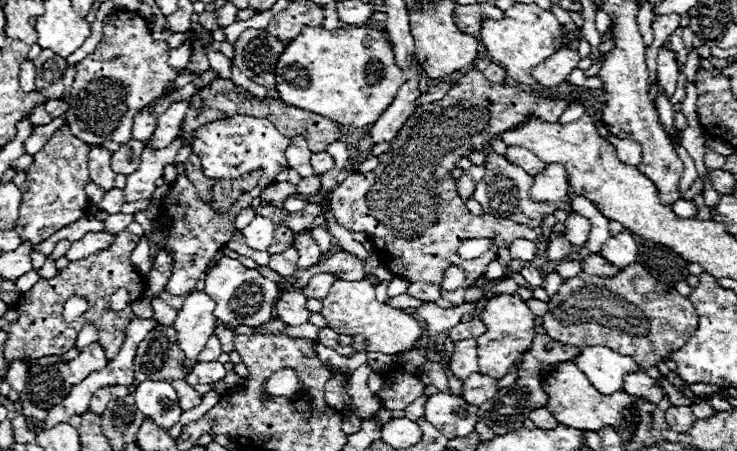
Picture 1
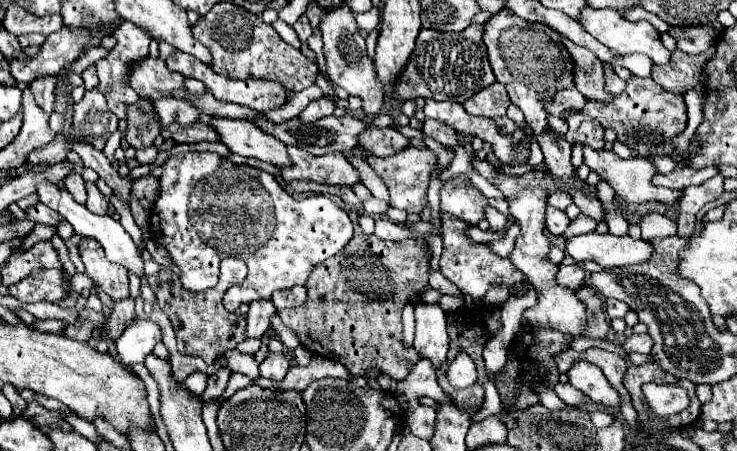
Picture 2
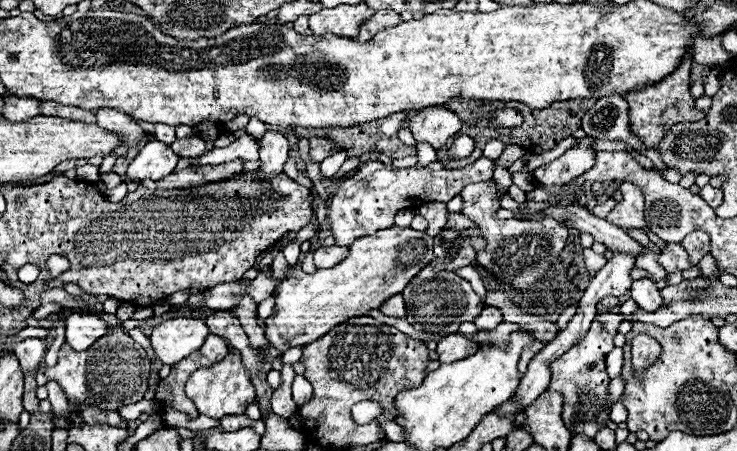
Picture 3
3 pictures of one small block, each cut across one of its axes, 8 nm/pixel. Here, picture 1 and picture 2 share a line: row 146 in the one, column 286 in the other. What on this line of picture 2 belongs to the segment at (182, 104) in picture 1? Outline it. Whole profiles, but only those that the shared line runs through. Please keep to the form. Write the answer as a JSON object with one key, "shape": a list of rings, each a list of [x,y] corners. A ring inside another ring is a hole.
{"shape":[[[212,118],[212,128],[220,136],[220,142],[226,144],[232,152],[240,156],[250,156],[258,160],[268,160],[274,166],[288,166],[286,144],[262,132],[250,120],[232,120],[232,118]]]}

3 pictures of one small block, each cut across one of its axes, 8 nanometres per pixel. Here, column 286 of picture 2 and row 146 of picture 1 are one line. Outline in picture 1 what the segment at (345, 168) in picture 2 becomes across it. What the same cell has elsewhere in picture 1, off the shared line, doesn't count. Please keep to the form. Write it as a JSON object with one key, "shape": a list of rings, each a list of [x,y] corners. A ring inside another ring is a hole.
{"shape":[[[184,136],[176,138],[168,148],[152,150],[144,148],[142,152],[142,164],[132,176],[128,176],[128,184],[124,188],[124,200],[126,202],[138,202],[138,200],[150,200],[156,190],[156,180],[162,176],[164,168],[168,164],[174,164],[178,148],[182,148],[186,142]]]}

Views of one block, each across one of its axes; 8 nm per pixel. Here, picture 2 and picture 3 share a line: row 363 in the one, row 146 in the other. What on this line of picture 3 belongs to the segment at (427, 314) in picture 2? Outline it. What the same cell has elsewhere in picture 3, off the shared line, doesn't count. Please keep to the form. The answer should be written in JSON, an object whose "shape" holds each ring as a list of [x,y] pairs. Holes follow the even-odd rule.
{"shape":[[[432,106],[414,114],[408,126],[416,142],[426,142],[434,146],[434,150],[440,150],[440,146],[444,146],[446,140],[460,130],[462,120],[448,108]]]}

